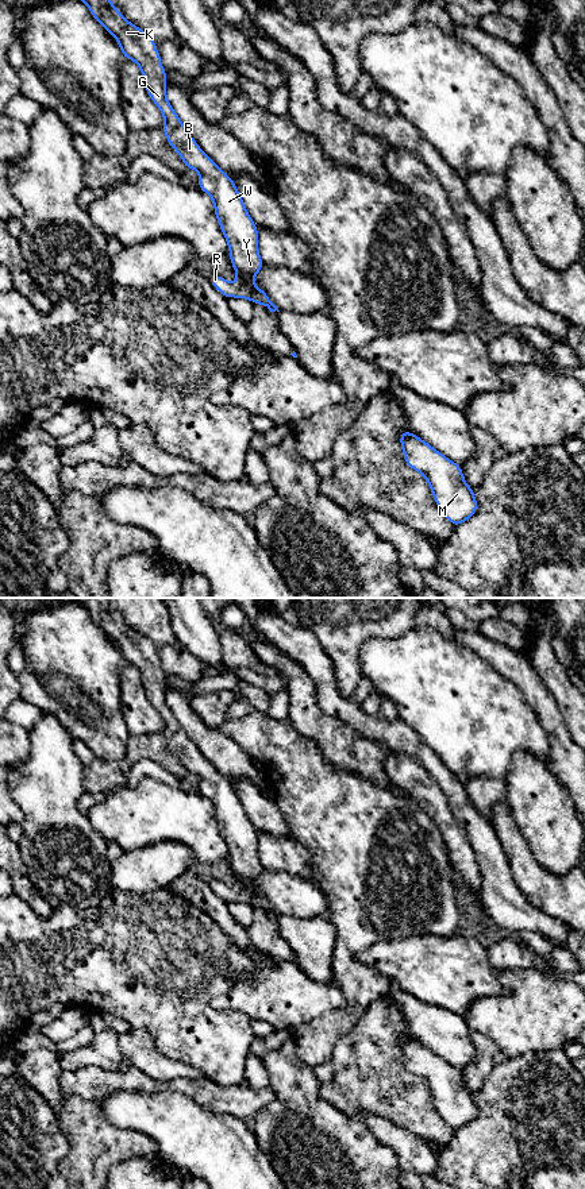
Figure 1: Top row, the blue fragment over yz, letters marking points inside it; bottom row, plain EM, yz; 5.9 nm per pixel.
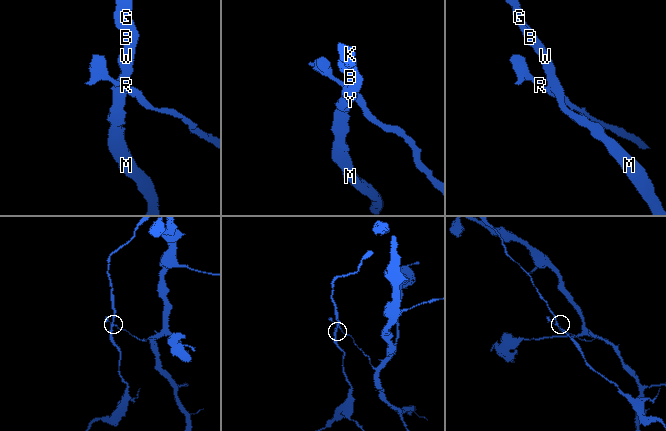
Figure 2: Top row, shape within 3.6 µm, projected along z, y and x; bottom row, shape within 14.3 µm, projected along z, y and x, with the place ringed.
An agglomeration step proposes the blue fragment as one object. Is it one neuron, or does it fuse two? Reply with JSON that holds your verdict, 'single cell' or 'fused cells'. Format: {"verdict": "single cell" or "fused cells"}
{"verdict": "fused cells"}

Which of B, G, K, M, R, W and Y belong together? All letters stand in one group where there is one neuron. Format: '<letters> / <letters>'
B G K M W Y / R

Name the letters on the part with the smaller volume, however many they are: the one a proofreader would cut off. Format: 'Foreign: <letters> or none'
Foreign: B, G, K, M, W, Y

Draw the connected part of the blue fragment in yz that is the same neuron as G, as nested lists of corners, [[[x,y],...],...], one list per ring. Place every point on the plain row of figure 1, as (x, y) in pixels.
[[[107,598],[73,599],[85,607],[96,626],[116,642],[123,663],[139,669],[147,699],[165,723],[162,737],[168,748],[178,757],[186,773],[200,777],[197,791],[212,802],[215,819],[227,845],[230,865],[238,887],[251,895],[250,904],[254,908],[261,908],[270,916],[280,916],[269,900],[253,887],[253,881],[263,872],[258,857],[258,833],[249,821],[232,783],[199,752],[169,709],[166,675],[161,669],[154,644],[142,633],[131,629],[113,611]]]

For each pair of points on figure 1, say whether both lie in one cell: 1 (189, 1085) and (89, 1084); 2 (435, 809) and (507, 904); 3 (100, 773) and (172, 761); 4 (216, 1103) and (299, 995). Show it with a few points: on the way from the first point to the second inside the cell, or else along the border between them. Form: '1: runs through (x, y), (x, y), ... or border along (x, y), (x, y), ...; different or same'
1: runs through (165, 1087), (151, 1087), (143, 1083), (114, 1083); same
2: border along (466, 837), (478, 865), (482, 898); different
3: runs through (118, 771), (138, 752), (154, 752); same
4: border along (208, 1080), (220, 1085), (239, 1085), (243, 1083); different

